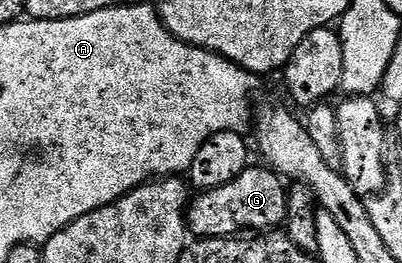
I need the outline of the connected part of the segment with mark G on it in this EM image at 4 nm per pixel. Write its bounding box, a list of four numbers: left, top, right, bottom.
[186,167,288,239]

